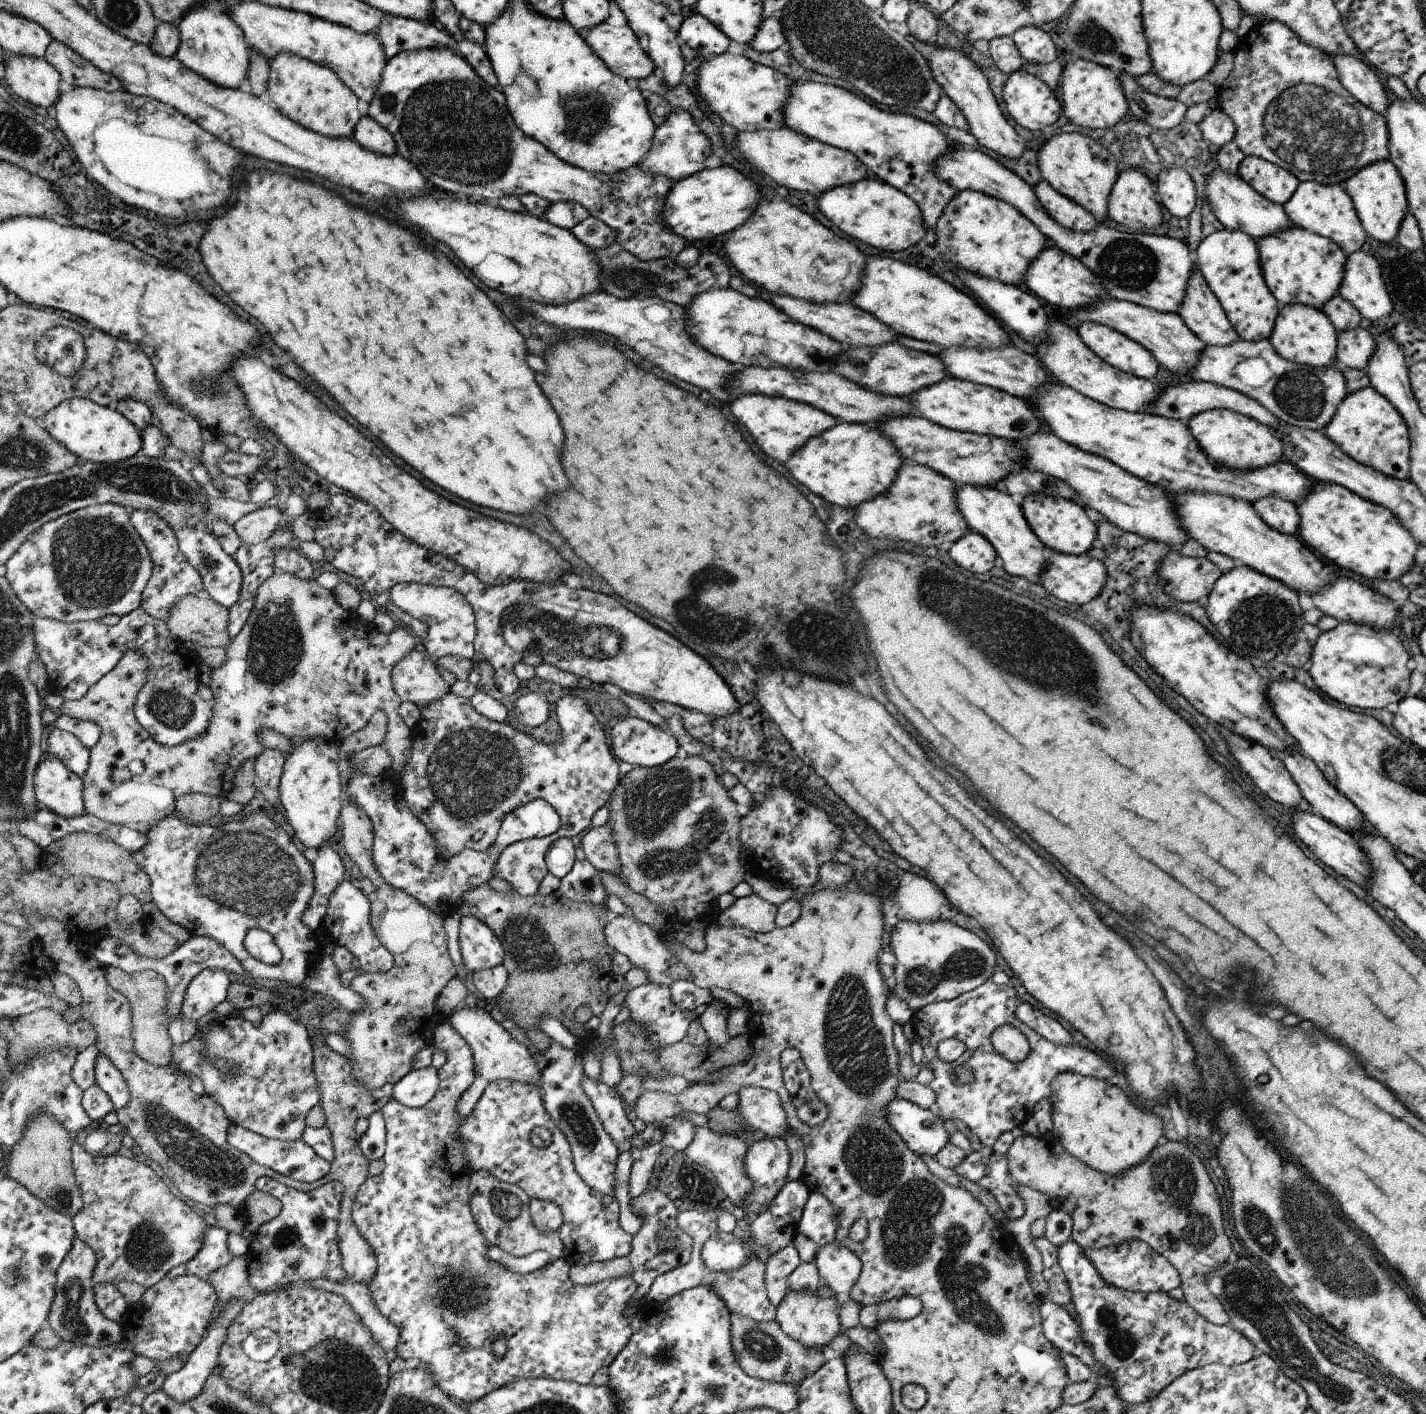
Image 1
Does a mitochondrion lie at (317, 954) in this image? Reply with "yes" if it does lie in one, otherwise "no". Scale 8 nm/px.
no

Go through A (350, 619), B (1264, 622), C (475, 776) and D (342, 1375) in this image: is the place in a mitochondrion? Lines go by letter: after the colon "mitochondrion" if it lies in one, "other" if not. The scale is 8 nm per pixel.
A: other
B: mitochondrion
C: mitochondrion
D: mitochondrion

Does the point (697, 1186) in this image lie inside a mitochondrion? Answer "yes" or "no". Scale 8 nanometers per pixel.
yes

